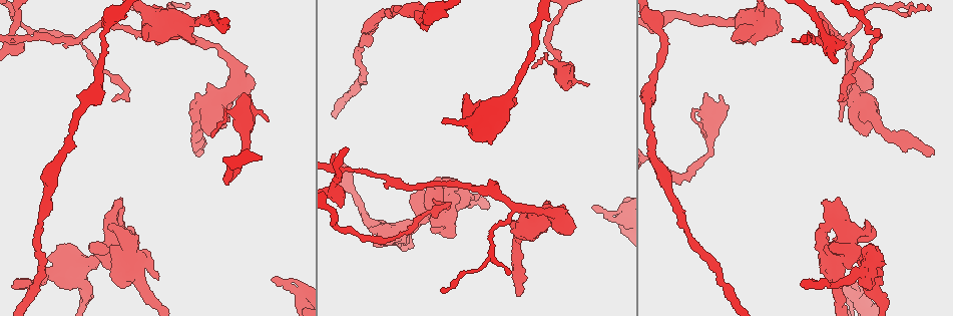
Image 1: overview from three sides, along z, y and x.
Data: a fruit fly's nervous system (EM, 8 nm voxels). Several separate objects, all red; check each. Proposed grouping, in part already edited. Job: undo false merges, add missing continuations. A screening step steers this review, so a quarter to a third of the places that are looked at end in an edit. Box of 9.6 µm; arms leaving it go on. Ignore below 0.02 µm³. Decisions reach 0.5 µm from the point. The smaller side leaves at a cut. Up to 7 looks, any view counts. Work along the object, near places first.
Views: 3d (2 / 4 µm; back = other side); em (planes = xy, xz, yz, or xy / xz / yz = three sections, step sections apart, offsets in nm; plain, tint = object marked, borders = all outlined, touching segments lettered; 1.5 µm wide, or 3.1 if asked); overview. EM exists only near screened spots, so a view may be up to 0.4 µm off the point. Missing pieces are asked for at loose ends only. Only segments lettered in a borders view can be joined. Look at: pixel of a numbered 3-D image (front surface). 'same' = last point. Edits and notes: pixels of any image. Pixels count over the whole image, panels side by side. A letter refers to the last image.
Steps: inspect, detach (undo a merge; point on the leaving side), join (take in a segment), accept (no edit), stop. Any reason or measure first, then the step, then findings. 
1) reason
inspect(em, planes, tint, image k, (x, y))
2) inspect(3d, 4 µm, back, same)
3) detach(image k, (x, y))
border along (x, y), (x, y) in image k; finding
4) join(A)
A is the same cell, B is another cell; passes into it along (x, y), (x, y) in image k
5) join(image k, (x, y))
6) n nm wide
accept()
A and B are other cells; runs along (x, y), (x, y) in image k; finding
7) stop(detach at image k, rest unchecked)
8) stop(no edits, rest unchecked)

tapers out
inspect(3d, 4 µm, image 1, (588, 83))

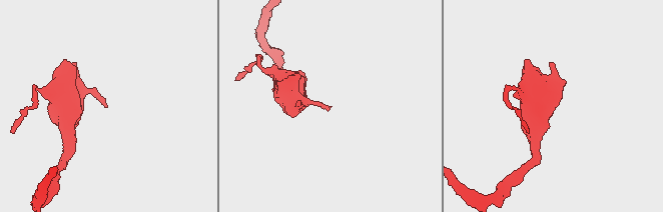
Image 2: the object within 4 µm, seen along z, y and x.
inspect(em, planes, borders, image 2, (104, 107))

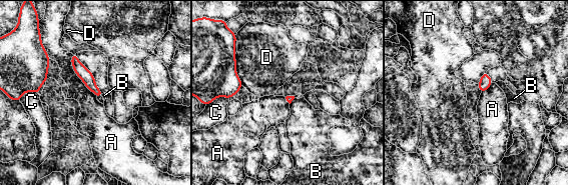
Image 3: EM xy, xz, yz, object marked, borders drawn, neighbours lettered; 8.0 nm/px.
accept()
A, B, C and D are other cells; no lettered segment goes on from it

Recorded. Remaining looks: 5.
an open end
inspect(3d, 4 µm, image 1, (436, 189))

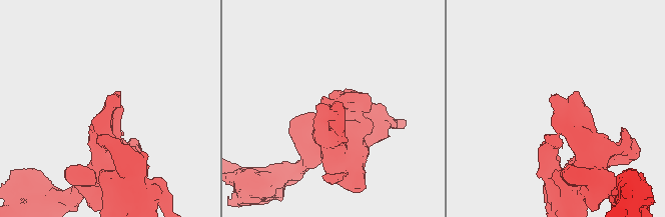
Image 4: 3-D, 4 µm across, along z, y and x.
need the tissue
inspect(em, planes, borders, image 4, (331, 105))

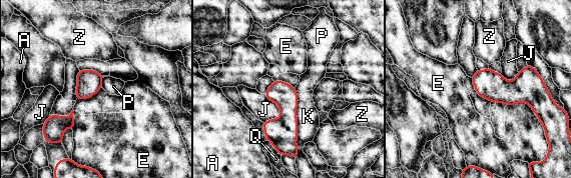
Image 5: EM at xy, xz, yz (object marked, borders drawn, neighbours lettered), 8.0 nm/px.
accept()
A, E, J, K, P, Q and Z are other cells; border along (263, 94), (279, 115), (262, 122) in image 5; no lettered segment goes on from it

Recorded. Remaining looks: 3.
abrupt turn
inspect(3d, 2 µm, image 1, (623, 217))

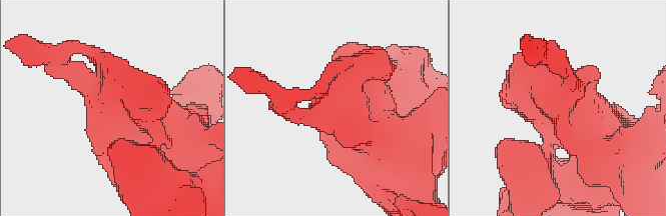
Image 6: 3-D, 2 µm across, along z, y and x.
need the tissue
inspect(em, yz, step 8, tint, image 6, (564, 95))

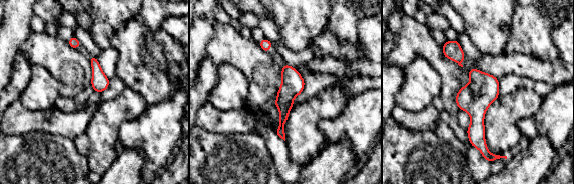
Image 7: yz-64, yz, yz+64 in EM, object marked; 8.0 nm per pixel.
see the neighbours
inspect(em, yz, step 8, borders, same)

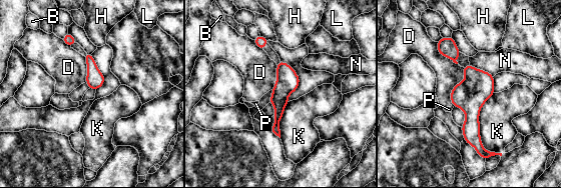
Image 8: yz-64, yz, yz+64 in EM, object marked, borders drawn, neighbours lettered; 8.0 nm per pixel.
K touches over 500 nm
accept()
B, D, H, K, L, N and P are other cells; all the same neuron

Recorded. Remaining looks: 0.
stop(no edits, rest unchecked)

